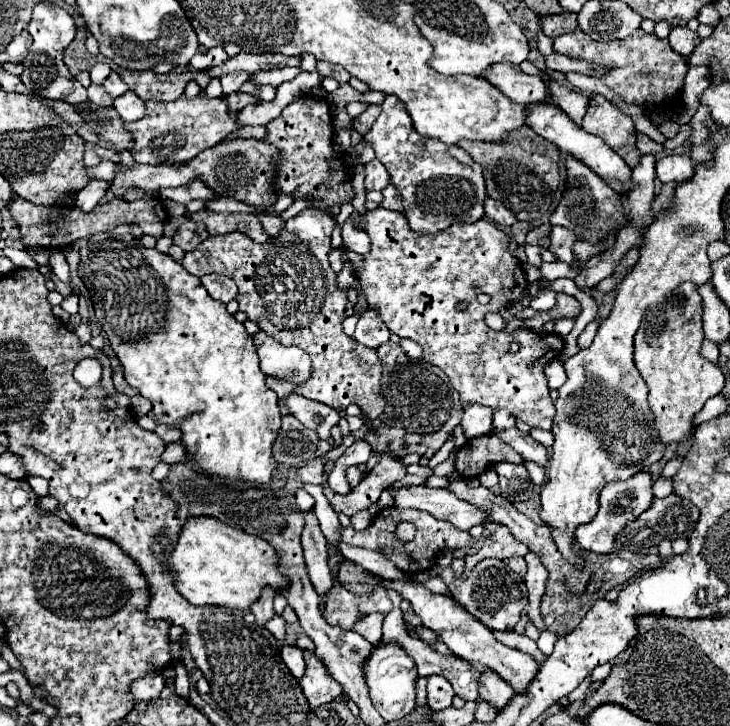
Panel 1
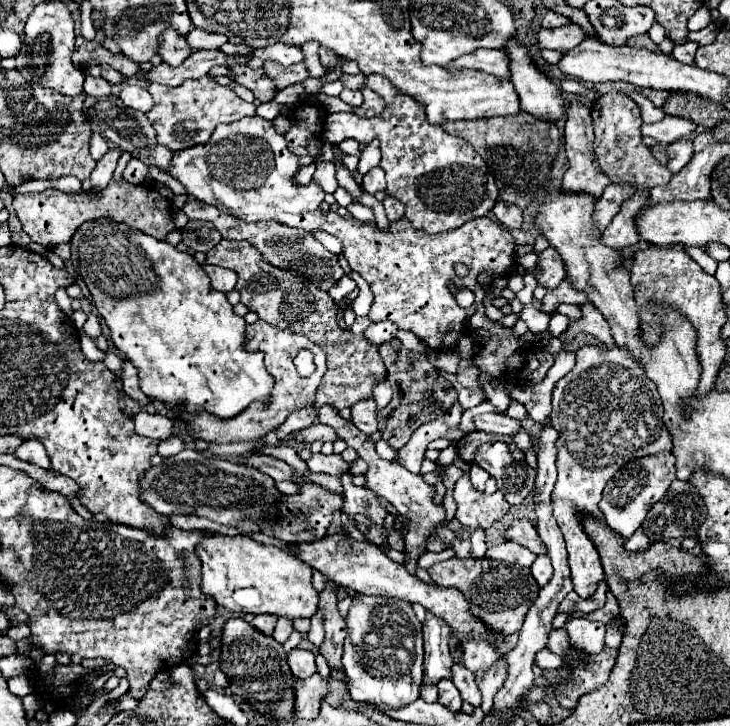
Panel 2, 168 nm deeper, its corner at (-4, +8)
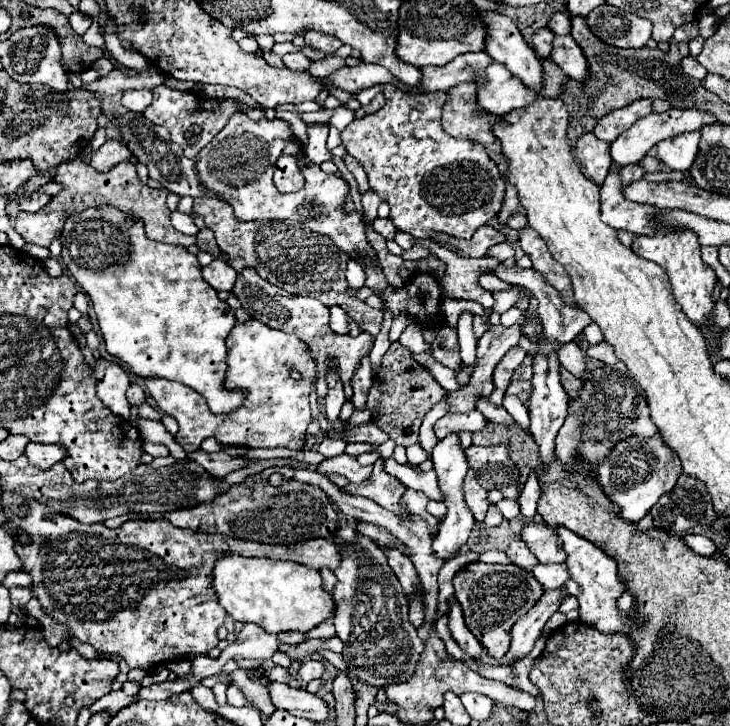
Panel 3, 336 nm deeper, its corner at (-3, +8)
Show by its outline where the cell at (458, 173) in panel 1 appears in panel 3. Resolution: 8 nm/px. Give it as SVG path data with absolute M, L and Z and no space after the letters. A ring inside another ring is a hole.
M387 83L383 85L383 95L387 103L381 111L363 119L355 119L341 133L347 153L363 165L371 189L389 205L389 219L397 231L409 233L415 239L433 239L437 233L455 239L471 239L479 227L487 225L489 219L501 211L505 199L505 181L495 161L485 153L481 143L455 139L443 131L441 109L445 105L445 91L409 95Z

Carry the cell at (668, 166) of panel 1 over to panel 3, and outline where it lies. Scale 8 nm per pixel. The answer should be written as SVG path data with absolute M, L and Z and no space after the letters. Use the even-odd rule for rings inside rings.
M687 131L657 143L657 155L665 167L687 171L693 165L697 147L699 147L699 131Z

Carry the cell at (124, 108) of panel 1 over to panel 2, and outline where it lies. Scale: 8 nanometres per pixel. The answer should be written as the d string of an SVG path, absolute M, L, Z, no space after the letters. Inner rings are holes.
M126 85L120 93L120 99L126 103L126 107L138 109L138 111L150 111L152 107L152 97L144 87L136 87L136 85Z

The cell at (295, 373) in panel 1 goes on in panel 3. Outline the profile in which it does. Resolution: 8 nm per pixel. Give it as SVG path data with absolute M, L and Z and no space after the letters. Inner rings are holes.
M247 319L243 323L237 323L233 331L227 337L227 375L225 375L225 387L229 391L243 391L245 399L241 407L235 411L229 411L225 415L215 415L207 409L207 403L201 395L193 395L193 391L179 383L169 383L167 379L145 379L145 385L155 399L157 407L165 411L167 415L173 415L179 423L179 433L175 435L175 441L187 451L193 453L201 447L201 443L207 437L217 439L221 445L237 445L237 447L287 447L287 449L303 449L305 443L305 431L311 421L311 409L309 409L309 393L315 385L315 363L307 355L305 343L297 339L295 335L283 333L279 329L269 329L257 319ZM291 369L299 371L303 379L295 381L291 379Z

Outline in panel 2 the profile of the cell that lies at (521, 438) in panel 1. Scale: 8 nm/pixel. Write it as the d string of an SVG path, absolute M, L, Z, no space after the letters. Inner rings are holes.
M496 411L474 417L474 423L476 423L478 431L496 433L496 435L510 435L510 437L514 437L522 429L522 423L518 419L512 419L508 415L496 413Z

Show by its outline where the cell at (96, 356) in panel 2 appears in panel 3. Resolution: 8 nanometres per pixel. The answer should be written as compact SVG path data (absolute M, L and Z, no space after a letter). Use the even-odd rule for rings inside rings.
M97 359L95 377L97 377L97 395L105 403L105 407L123 419L129 419L131 407L125 399L125 391L131 385L131 381L127 371L117 363Z

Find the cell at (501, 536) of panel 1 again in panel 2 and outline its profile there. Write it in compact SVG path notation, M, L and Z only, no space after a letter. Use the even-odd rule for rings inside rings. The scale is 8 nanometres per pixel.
M518 519L518 521L514 521L514 523L508 527L508 531L506 531L506 539L508 539L508 541L514 541L514 543L518 543L518 545L528 547L528 549L530 549L532 553L536 553L536 555L546 553L546 549L542 547L542 541L540 541L540 537L538 537L536 527L534 527L528 519Z

